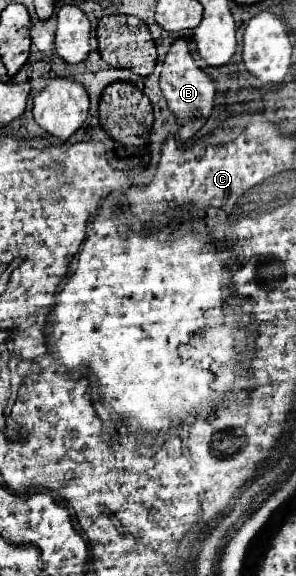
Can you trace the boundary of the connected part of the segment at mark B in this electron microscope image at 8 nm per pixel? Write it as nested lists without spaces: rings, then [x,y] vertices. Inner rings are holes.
[[[175,40],[169,48],[169,54],[167,54],[167,58],[163,62],[163,70],[161,70],[161,92],[169,104],[169,110],[177,118],[179,140],[185,142],[191,136],[195,136],[195,132],[211,116],[213,98],[215,98],[215,82],[201,68],[195,66],[185,40]]]

